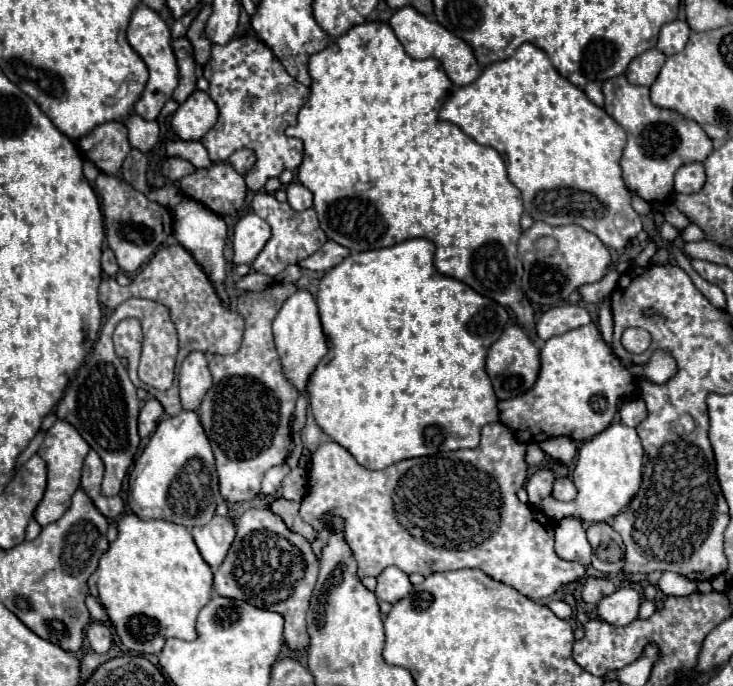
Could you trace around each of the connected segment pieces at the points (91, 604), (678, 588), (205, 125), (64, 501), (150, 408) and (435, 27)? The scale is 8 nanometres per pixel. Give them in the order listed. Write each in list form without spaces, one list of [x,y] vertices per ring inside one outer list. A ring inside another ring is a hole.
[[[88,595],[85,603],[90,612],[92,619],[103,623],[106,623],[106,622],[110,623],[110,620],[107,614],[105,613],[103,607],[101,606],[101,604],[98,602],[96,598],[94,598],[92,595]]]
[[[662,573],[658,587],[664,591],[664,595],[688,595],[696,591],[696,583],[678,573]]]
[[[196,89],[174,113],[172,127],[184,141],[202,139],[216,123],[218,107],[208,93]]]
[[[58,419],[46,433],[38,455],[46,461],[48,465],[48,487],[44,493],[44,499],[40,501],[40,505],[36,507],[36,521],[44,527],[56,519],[60,519],[64,515],[64,511],[70,507],[72,495],[76,493],[76,489],[80,487],[80,473],[82,473],[82,465],[84,465],[84,457],[88,455],[90,447],[88,443],[82,439],[82,435],[64,419]]]
[[[148,399],[144,403],[144,407],[140,411],[140,419],[138,419],[138,433],[140,433],[142,439],[148,437],[156,429],[156,425],[158,425],[162,415],[164,415],[164,407],[162,407],[160,401]]]
[[[402,7],[394,13],[394,17],[388,21],[390,27],[394,29],[398,41],[404,45],[406,53],[414,59],[426,59],[426,57],[434,57],[438,61],[442,61],[444,71],[448,73],[448,77],[452,79],[454,85],[470,85],[472,81],[476,81],[476,77],[480,75],[482,67],[478,65],[472,47],[462,41],[460,37],[452,35],[448,29],[444,29],[440,23],[436,21],[428,21],[422,13],[418,13],[414,7]]]

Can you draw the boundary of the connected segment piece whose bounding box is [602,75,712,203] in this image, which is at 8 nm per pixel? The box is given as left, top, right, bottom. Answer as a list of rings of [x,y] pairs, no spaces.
[[[624,75],[608,79],[602,87],[604,91],[604,111],[614,117],[626,131],[628,141],[622,155],[622,171],[626,187],[648,203],[672,203],[676,199],[674,173],[694,161],[704,161],[712,153],[712,139],[704,129],[676,111],[656,107],[650,101],[650,89],[642,85],[632,85]]]

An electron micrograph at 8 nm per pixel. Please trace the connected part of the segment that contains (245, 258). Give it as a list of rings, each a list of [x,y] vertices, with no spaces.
[[[256,213],[244,215],[234,227],[234,263],[250,265],[258,257],[270,235],[272,231],[268,229],[268,223],[264,219],[260,219]]]

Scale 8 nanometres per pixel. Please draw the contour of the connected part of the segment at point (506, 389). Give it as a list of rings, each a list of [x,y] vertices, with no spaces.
[[[510,325],[508,329],[504,329],[500,339],[488,349],[486,371],[492,379],[498,399],[512,399],[512,397],[524,395],[526,391],[530,391],[534,387],[538,373],[540,373],[538,345],[524,333],[524,329],[520,329],[518,325]]]

